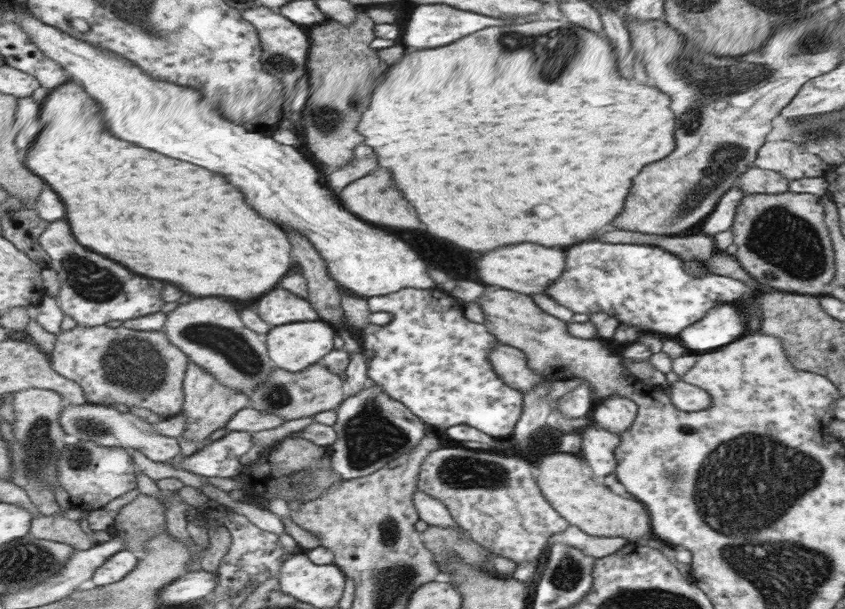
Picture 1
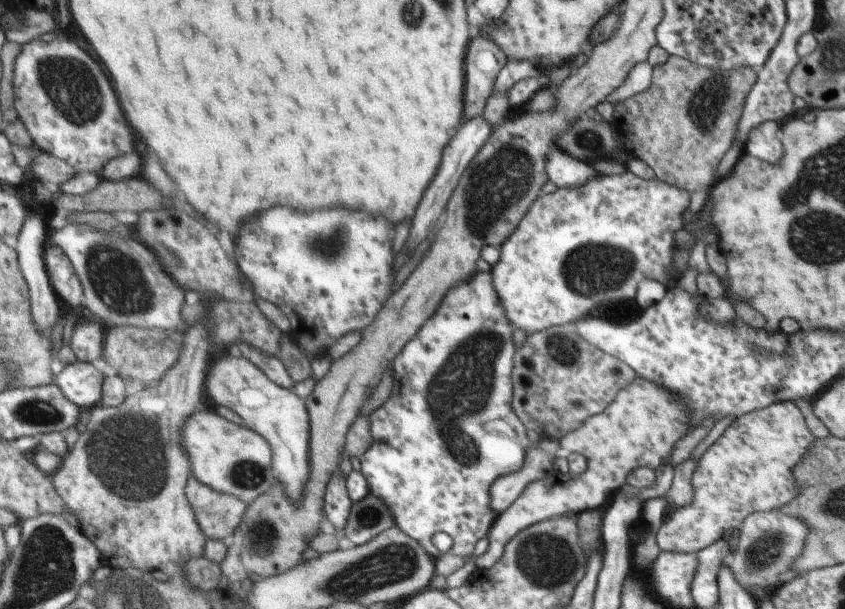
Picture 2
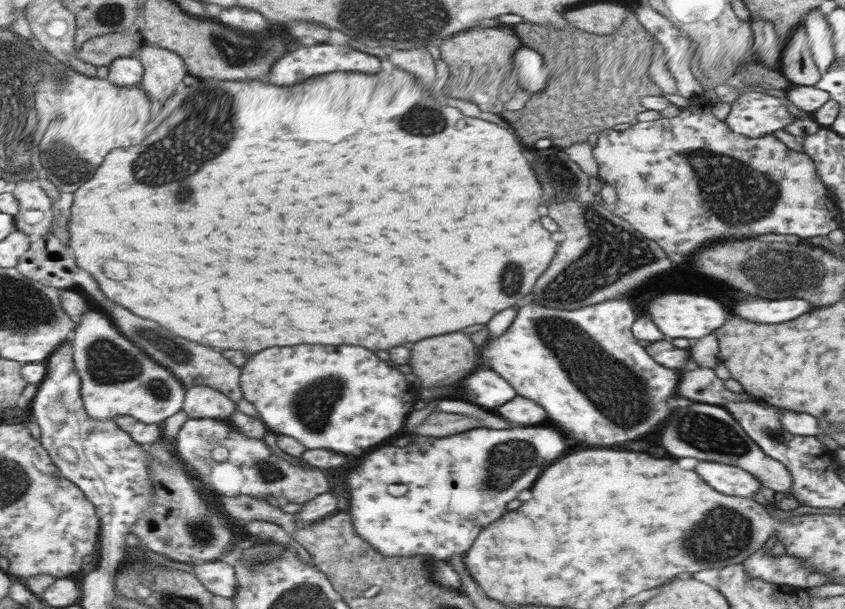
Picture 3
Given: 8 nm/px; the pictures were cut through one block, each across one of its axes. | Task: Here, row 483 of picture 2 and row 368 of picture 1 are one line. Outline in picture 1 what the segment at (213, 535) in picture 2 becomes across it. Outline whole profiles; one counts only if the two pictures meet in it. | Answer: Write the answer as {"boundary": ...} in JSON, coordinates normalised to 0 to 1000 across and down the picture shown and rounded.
{"boundary":[[[225,596],[222,601],[218,624],[218,645],[219,662],[214,678],[221,683],[221,704],[214,718],[233,726],[238,737],[250,727],[250,716],[257,706],[265,704],[283,673],[298,665],[297,650],[280,644],[280,640],[273,640],[271,634],[264,634],[247,608],[243,608],[243,604],[230,596]]]}

